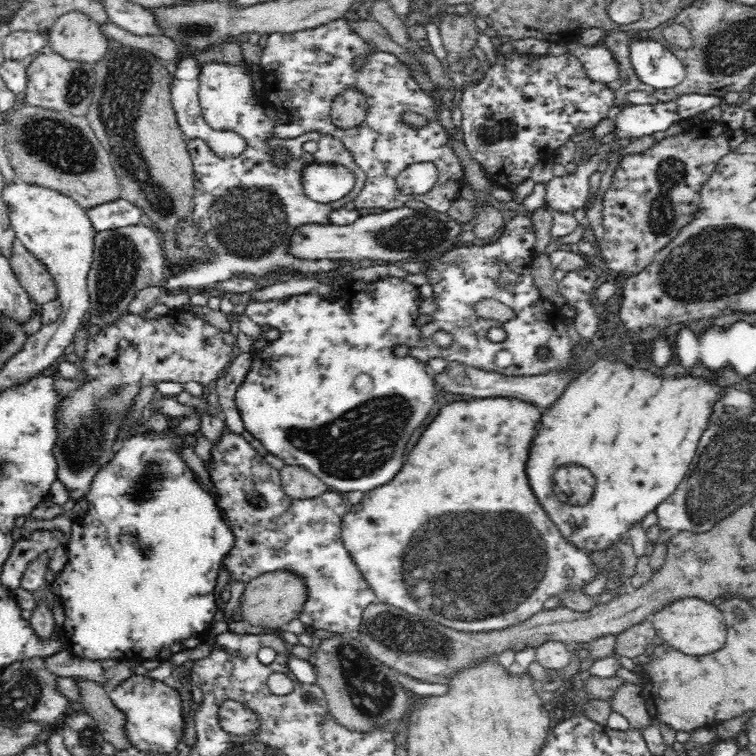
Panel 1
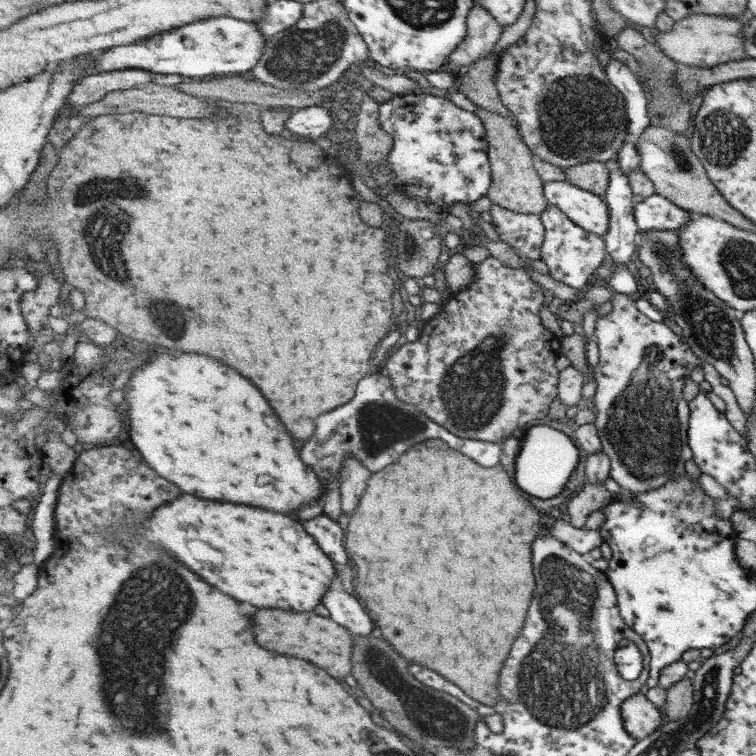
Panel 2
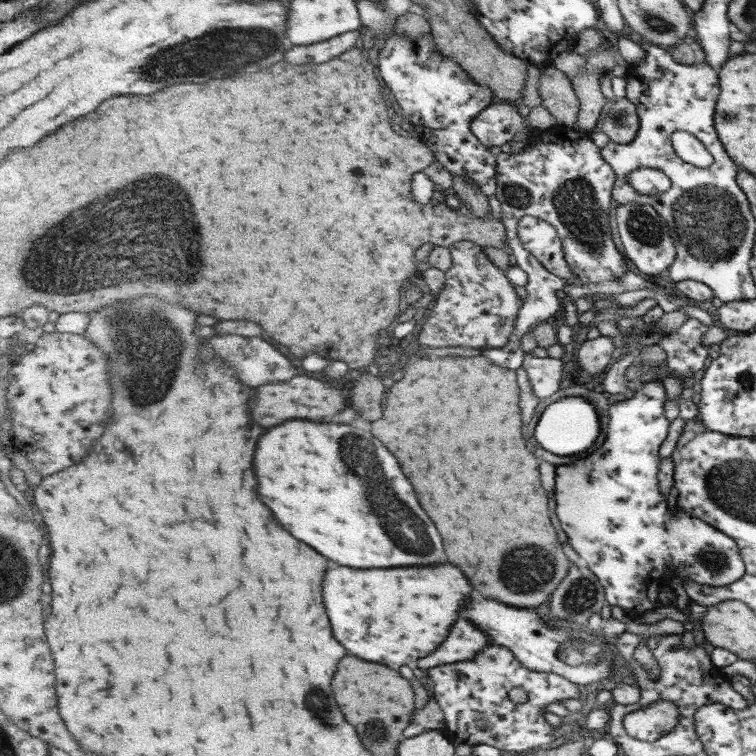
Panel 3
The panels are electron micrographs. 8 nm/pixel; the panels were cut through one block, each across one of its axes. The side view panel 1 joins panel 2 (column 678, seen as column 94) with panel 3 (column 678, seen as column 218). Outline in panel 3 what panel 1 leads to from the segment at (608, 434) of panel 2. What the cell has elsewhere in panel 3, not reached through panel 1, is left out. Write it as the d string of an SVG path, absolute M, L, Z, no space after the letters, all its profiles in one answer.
M690 318L684 325L678 327L676 330L666 332L664 338L657 343L657 345L661 346L665 353L668 354L668 362L667 362L667 370L669 375L673 377L680 378L695 378L695 372L699 372L703 366L705 366L705 360L707 360L707 356L713 357L711 354L711 350L709 346L703 346L701 344L701 338L703 338L703 334L709 330L709 326L703 324L701 320L697 320L697 318Z

